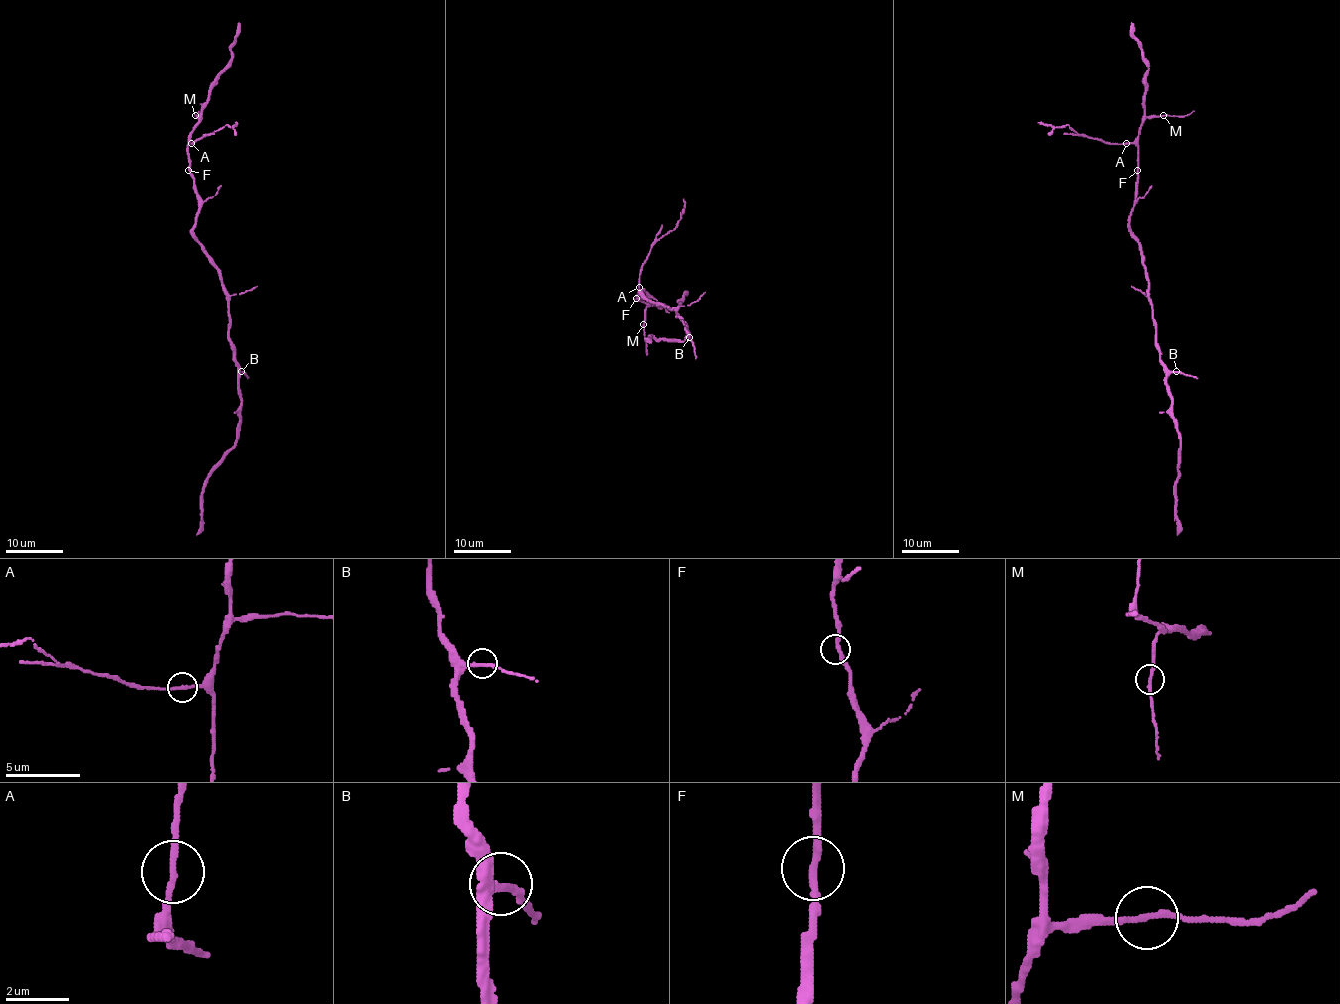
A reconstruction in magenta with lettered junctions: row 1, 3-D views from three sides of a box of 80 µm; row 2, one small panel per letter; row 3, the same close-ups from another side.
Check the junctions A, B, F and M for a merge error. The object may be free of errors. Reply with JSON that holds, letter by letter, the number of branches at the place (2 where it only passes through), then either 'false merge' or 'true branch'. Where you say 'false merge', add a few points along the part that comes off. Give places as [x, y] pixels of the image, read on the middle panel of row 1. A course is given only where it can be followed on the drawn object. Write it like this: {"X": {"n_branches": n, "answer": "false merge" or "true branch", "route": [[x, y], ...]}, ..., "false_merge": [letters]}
{"A": {"n_branches": 2, "answer": "true branch"}, "B": {"n_branches": 2, "answer": "true branch"}, "F": {"n_branches": 2, "answer": "true branch"}, "M": {"n_branches": 2, "answer": "true branch"}, "false_merge": []}

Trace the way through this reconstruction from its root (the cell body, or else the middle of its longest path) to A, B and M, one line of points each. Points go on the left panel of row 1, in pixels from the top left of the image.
A: (220, 271), (192, 232), (198, 194), (190, 170), (188, 144), (191, 143)
B: (220, 271), (228, 305), (228, 340), (233, 360), (241, 371)
M: (220, 271), (192, 232), (198, 194), (190, 170), (188, 136), (200, 120), (195, 115)

